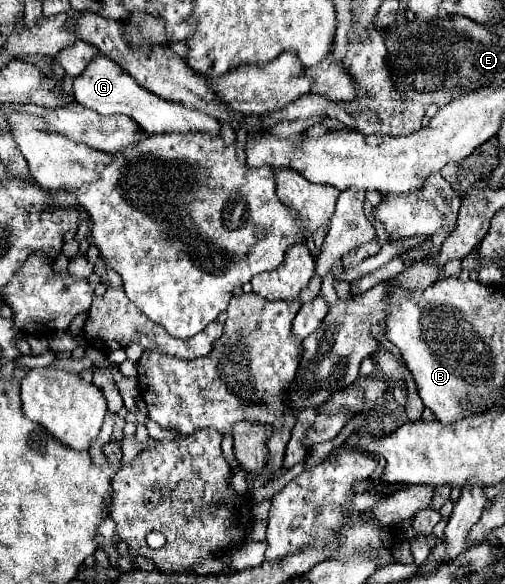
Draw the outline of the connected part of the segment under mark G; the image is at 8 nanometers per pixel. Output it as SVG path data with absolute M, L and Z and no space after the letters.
M101 51L85 67L85 71L79 77L75 77L73 93L75 93L77 103L97 111L99 115L123 113L123 115L131 117L133 121L139 123L139 127L147 135L161 135L161 133L209 133L209 135L217 135L221 129L221 123L217 119L213 119L201 111L193 111L193 109L187 109L179 103L165 101L165 99L153 95L151 91L141 87L121 65L117 65L109 55L105 55Z

